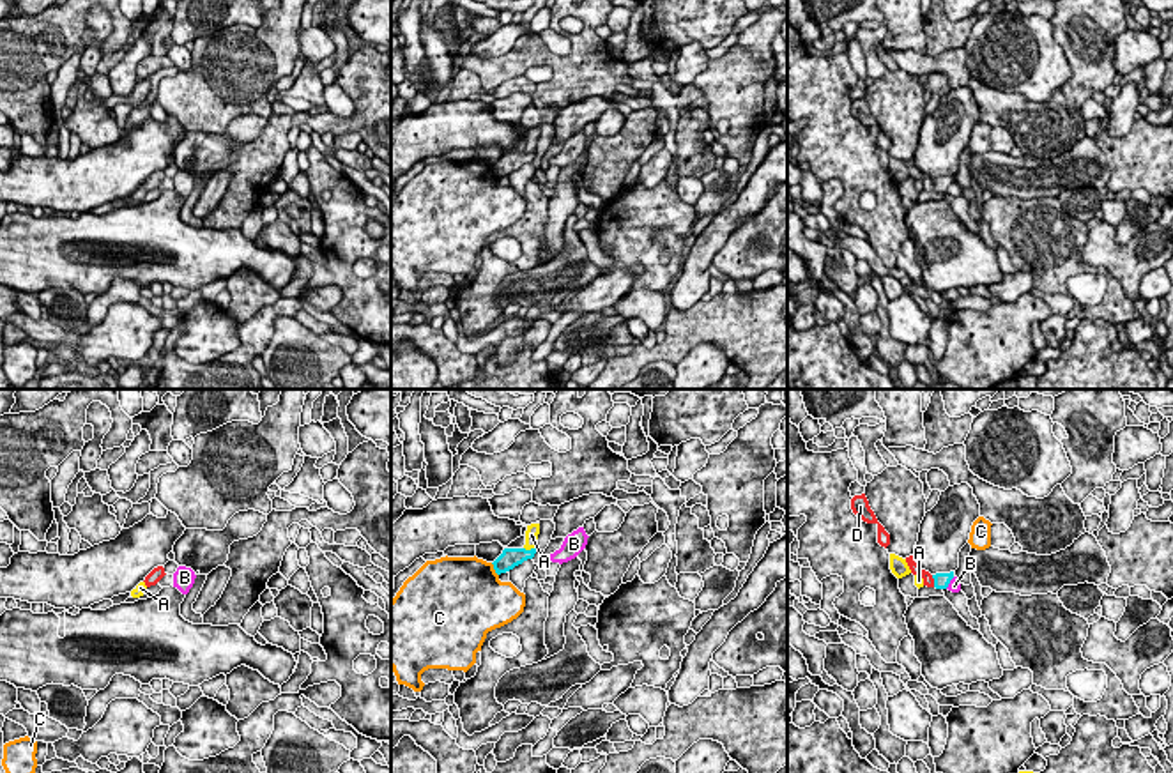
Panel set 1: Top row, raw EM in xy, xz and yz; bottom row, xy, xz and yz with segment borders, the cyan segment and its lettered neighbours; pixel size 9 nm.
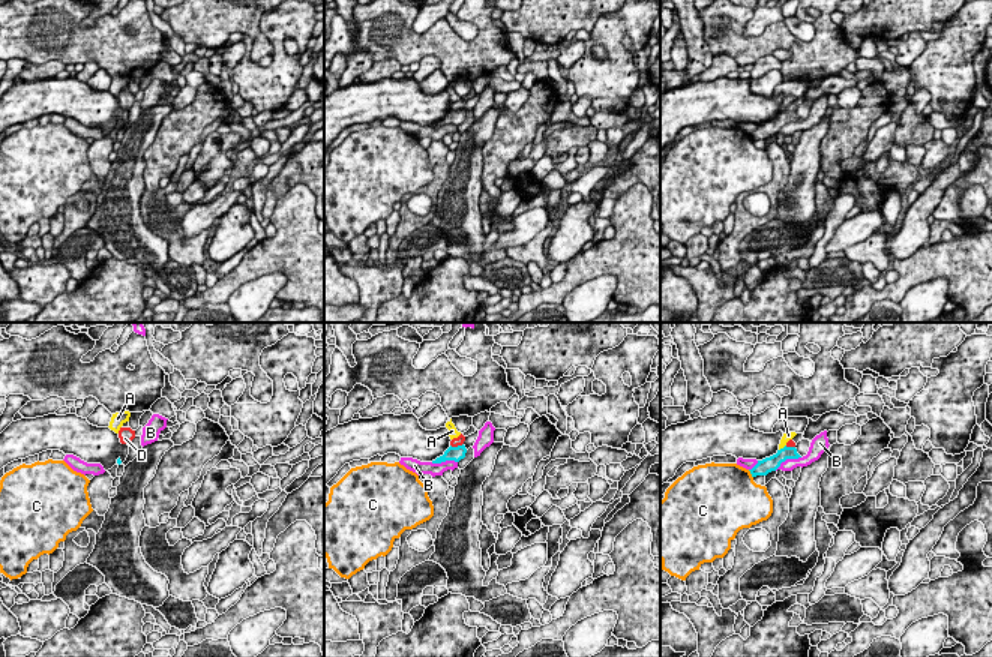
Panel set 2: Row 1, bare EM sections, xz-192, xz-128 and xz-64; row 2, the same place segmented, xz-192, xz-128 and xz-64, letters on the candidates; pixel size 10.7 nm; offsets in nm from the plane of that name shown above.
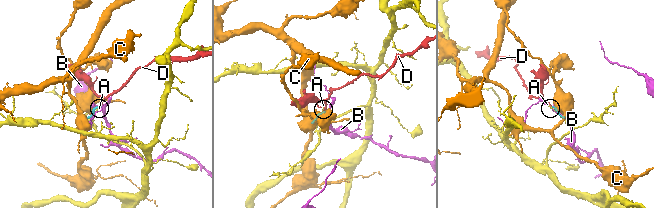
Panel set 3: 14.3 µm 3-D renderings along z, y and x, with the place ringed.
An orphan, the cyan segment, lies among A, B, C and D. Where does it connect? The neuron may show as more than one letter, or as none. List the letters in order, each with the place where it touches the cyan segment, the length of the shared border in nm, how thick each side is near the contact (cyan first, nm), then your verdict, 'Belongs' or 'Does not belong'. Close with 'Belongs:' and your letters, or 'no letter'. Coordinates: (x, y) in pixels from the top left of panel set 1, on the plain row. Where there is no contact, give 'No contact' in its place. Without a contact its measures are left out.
A: Touches cyan at xz (531, 153). Shared border 110 nm. Thickness 190 nm (cyan) against 130 nm. Does not belong
B: Touches cyan at yz (949, 186). Shared border 140 nm. Thickness 140 nm (cyan) against 120 nm. Does not belong
C: Touches cyan at xz (494, 172). Shared border 140 nm. Thickness 190 nm (cyan) against 480 nm. Does not belong
D: Touches cyan at yz (935, 184). Shared border 120 nm. Thickness 140 nm (cyan) against 100 nm. Belongs
Belongs: D

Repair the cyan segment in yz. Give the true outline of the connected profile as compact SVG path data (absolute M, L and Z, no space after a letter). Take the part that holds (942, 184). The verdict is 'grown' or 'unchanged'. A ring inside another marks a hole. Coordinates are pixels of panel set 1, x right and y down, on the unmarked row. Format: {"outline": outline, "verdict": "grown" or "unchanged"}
{"outline": "M915 159L906 161L906 166L913 179L920 179L924 182L924 189L927 191L947 193L954 182L954 175L931 179L915 166Z", "verdict": "grown"}

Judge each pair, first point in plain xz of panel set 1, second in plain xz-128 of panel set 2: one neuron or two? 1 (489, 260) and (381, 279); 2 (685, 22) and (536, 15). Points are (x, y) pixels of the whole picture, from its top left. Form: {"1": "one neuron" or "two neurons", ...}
{"1": "two neurons", "2": "one neuron"}

